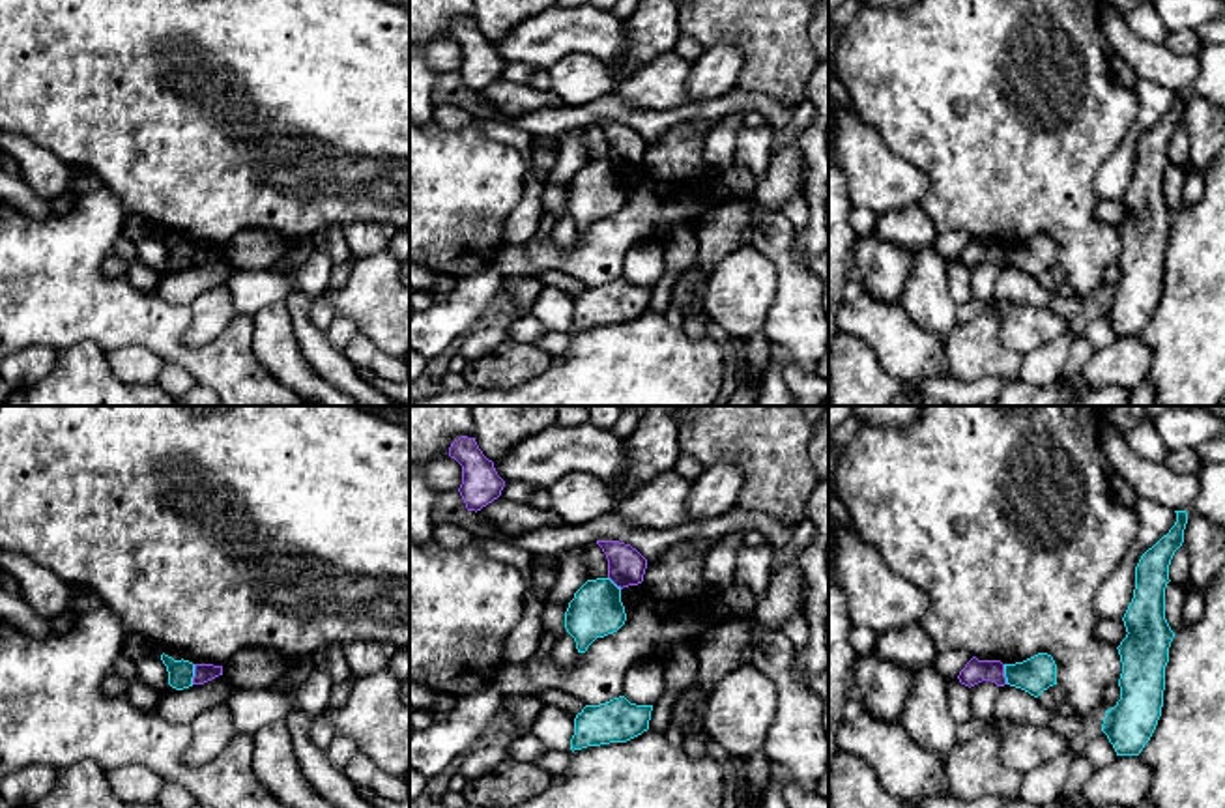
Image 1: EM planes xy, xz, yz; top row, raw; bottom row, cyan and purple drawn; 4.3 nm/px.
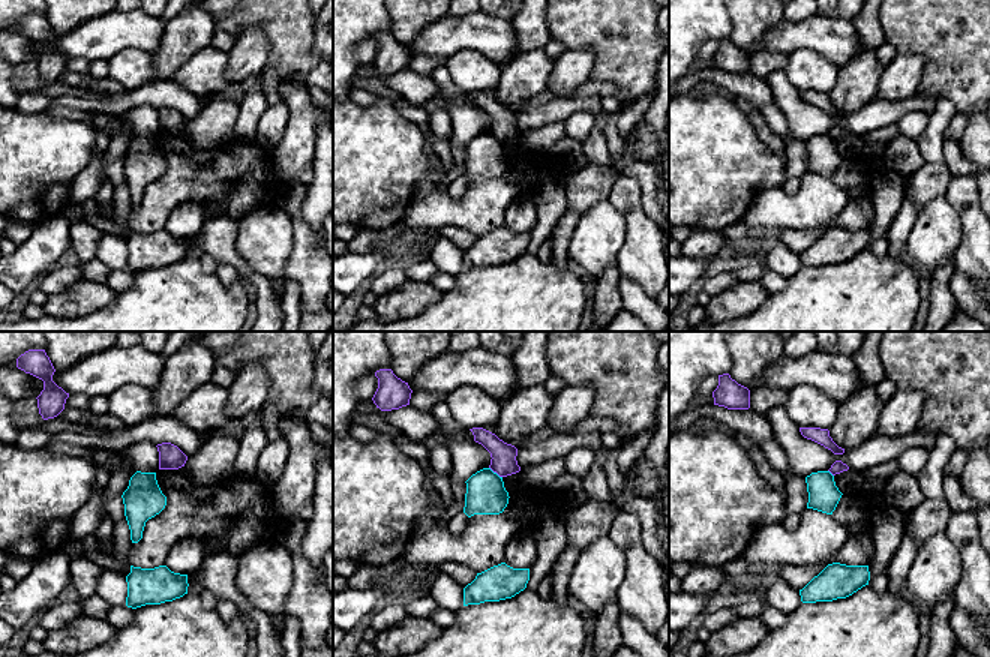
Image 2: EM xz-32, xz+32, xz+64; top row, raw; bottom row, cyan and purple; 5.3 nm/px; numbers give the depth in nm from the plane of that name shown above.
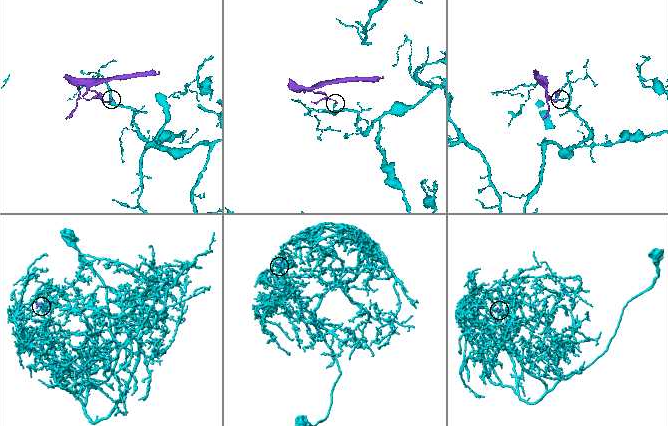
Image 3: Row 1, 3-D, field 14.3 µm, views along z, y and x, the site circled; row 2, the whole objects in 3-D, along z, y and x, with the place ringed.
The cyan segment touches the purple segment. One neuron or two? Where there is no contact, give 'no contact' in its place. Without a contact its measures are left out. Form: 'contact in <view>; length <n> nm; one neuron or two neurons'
contact in xy; length 90 nm; two neurons

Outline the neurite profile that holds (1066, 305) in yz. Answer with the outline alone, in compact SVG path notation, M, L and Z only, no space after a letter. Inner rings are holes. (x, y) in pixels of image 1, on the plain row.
M1057 296L1053 297L1051 310L1072 320L1075 314L1090 309L1090 301L1079 296Z

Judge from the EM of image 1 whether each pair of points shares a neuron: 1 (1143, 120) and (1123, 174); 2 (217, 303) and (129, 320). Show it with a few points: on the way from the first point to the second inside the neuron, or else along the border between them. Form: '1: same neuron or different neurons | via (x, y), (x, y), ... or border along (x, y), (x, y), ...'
1: same neuron | via (1134, 133), (1123, 161)
2: different neurons | border along (236, 315), (202, 345), (187, 345), (182, 339)

